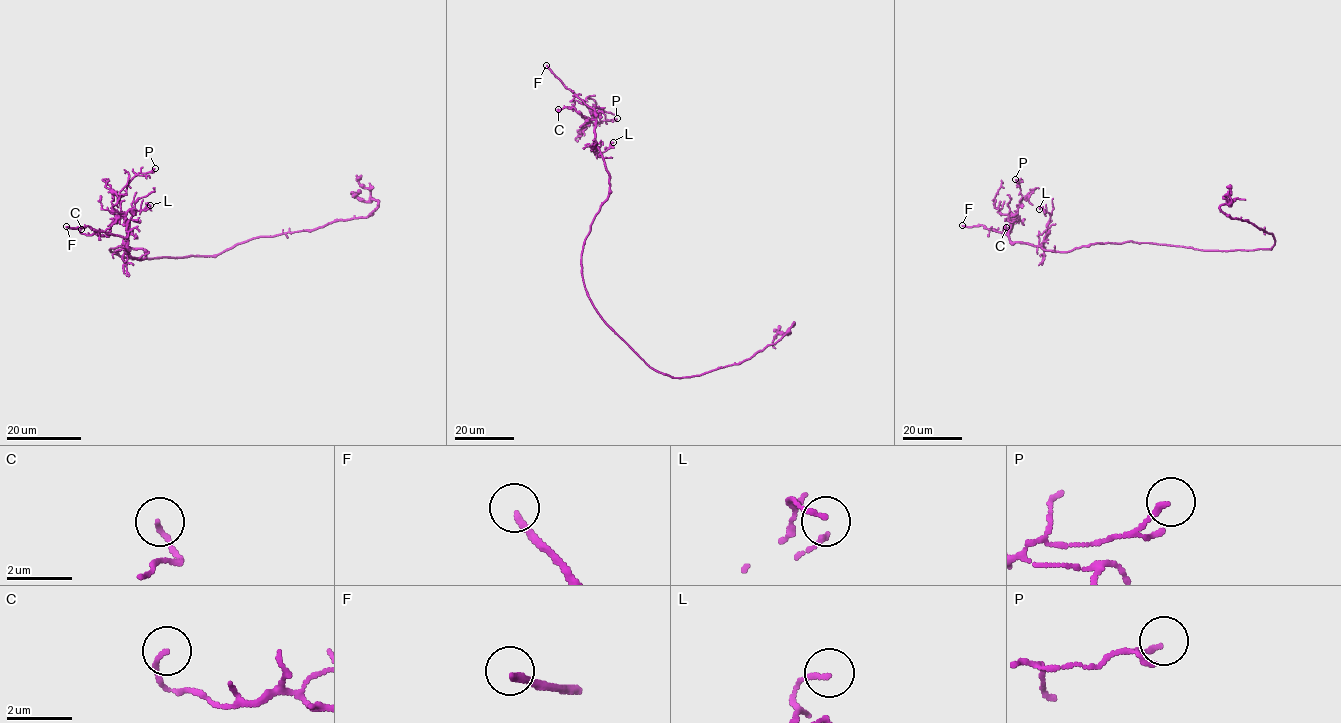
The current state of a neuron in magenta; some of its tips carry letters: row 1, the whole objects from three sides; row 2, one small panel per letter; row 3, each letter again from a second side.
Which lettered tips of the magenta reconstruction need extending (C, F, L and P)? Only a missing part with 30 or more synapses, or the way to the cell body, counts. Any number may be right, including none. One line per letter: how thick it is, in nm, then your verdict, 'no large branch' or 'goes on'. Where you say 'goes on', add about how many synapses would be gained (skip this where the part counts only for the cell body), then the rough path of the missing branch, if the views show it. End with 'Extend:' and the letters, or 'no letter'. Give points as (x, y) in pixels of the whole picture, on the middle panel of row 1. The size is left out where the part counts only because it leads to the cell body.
C: 120 nm thick; no large branch
F: 220 nm thick; goes on; missing branch runs (546, 65), (534, 54), (530, 57), (535, 37), (541, 31), (555, 29), (585, 16)
L: 130 nm thick; no large branch
P: 140 nm thick; no large branch
Extend: F

